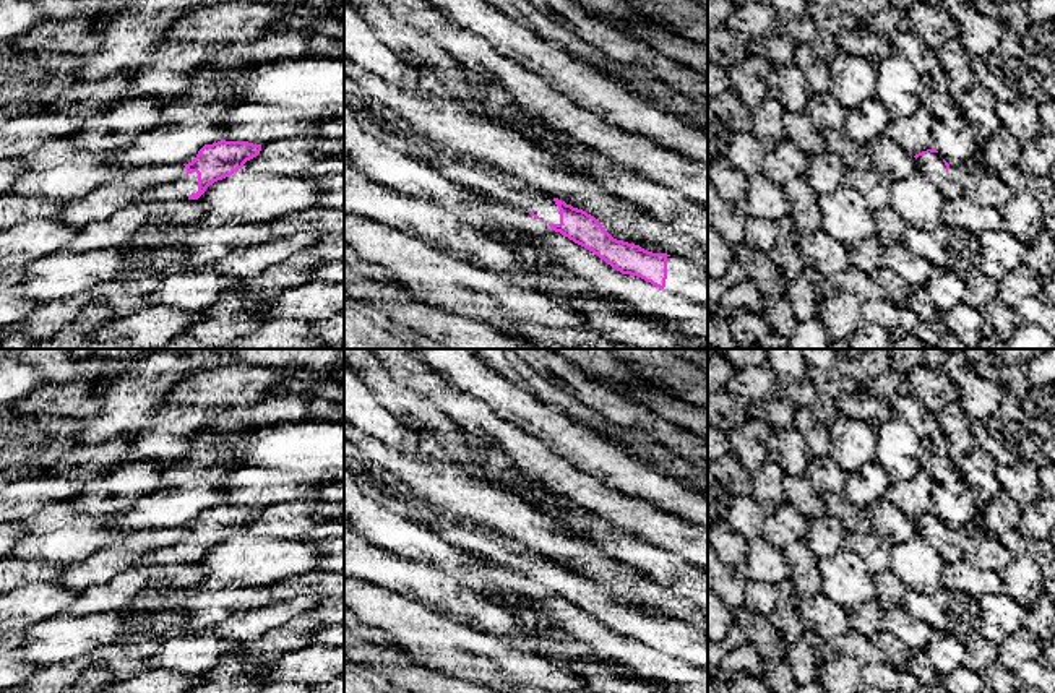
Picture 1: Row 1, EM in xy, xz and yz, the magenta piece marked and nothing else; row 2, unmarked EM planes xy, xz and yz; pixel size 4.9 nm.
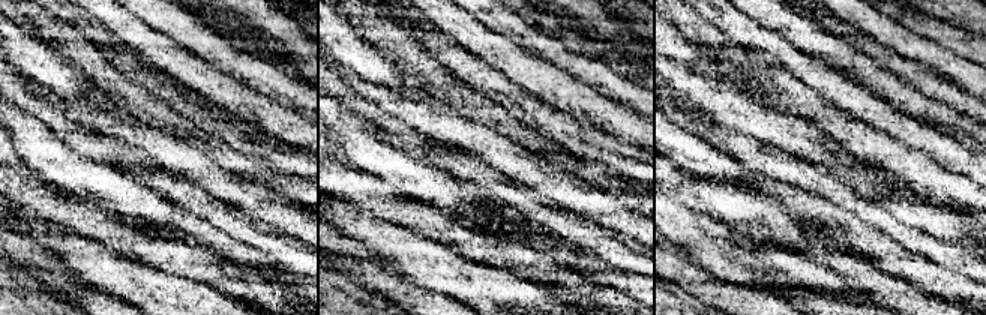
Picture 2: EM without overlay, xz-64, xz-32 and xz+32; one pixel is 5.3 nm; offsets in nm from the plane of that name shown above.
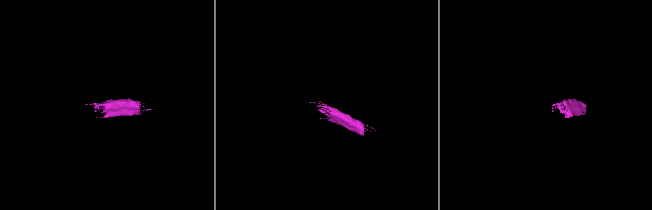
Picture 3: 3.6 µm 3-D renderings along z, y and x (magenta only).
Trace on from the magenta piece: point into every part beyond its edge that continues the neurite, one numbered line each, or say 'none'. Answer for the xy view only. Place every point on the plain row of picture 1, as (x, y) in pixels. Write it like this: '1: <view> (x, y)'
1: xy (180, 554)

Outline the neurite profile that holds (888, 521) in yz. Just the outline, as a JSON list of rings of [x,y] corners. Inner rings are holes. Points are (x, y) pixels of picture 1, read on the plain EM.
[[[878,498],[865,508],[875,534],[891,545],[902,544],[917,534],[915,521],[907,518],[899,508]]]

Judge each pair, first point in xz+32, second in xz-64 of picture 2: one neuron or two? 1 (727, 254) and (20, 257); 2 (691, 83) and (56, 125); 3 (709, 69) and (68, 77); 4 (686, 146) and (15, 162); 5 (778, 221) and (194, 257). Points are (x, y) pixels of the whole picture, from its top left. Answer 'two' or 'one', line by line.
1: two
2: two
3: one
4: two
5: one

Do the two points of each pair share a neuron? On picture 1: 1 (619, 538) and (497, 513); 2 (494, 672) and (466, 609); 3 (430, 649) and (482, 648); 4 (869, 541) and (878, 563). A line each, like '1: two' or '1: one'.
1: two
2: two
3: one
4: one

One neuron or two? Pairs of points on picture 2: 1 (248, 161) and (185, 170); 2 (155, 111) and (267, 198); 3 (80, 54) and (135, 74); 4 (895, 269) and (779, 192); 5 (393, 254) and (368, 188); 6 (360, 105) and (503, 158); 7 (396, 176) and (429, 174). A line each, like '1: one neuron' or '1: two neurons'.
1: two neurons
2: two neurons
3: two neurons
4: one neuron
5: two neurons
6: two neurons
7: one neuron

